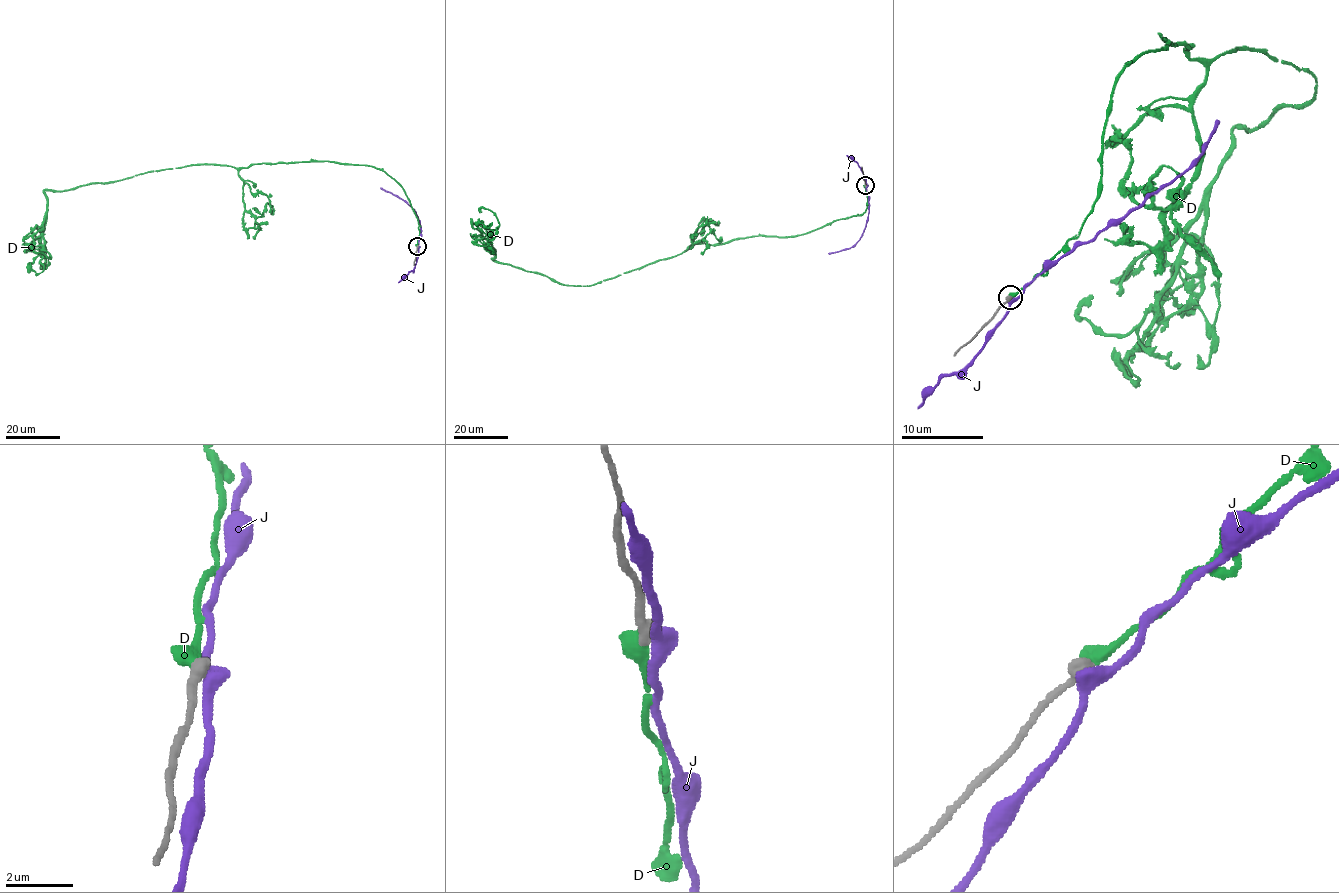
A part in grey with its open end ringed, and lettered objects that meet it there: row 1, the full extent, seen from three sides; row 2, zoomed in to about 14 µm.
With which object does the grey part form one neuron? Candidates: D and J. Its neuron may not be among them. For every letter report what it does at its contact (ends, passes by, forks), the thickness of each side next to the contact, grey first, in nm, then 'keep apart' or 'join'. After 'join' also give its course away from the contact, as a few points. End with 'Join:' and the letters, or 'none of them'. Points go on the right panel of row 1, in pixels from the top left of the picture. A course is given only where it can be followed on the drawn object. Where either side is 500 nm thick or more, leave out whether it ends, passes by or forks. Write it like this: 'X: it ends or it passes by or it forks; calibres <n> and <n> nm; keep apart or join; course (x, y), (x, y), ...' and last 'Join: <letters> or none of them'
D: calibres 440 and 550 nm; join; course (1009, 297), (1079, 232), (1141, 53), (1307, 70), (1311, 101), (1235, 127), (1147, 316), (1102, 334), (1093, 295)
J: it passes by; calibres 440 and 400 nm; keep apart
Join: D

